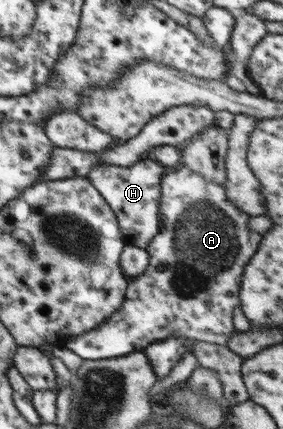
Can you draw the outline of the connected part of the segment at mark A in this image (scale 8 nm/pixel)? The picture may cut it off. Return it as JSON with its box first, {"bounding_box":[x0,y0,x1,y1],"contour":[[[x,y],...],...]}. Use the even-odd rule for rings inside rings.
{"bounding_box":[66,165,262,359],"contour":[[[180,165],[177,169],[167,170],[163,175],[162,180],[160,180],[160,205],[159,205],[159,230],[152,241],[148,243],[146,247],[149,253],[149,264],[146,271],[142,275],[132,278],[128,283],[128,289],[125,293],[124,302],[122,306],[114,311],[114,314],[110,318],[106,318],[102,324],[97,328],[94,328],[88,332],[84,332],[79,336],[74,336],[74,338],[68,338],[66,346],[70,348],[76,355],[82,357],[82,359],[108,359],[118,356],[124,356],[134,353],[134,351],[144,350],[152,342],[158,342],[164,340],[170,336],[182,336],[188,338],[189,340],[202,341],[204,343],[212,343],[214,345],[224,345],[226,346],[226,341],[234,335],[234,324],[232,321],[234,319],[234,309],[241,306],[240,302],[240,284],[242,283],[242,274],[246,264],[250,261],[250,258],[256,253],[259,247],[260,240],[262,240],[262,235],[256,233],[256,231],[250,231],[248,227],[248,220],[250,220],[250,215],[240,211],[228,197],[226,197],[226,187],[220,185],[220,183],[214,183],[214,181],[205,180],[200,175],[196,173],[192,174],[185,166]]]}

